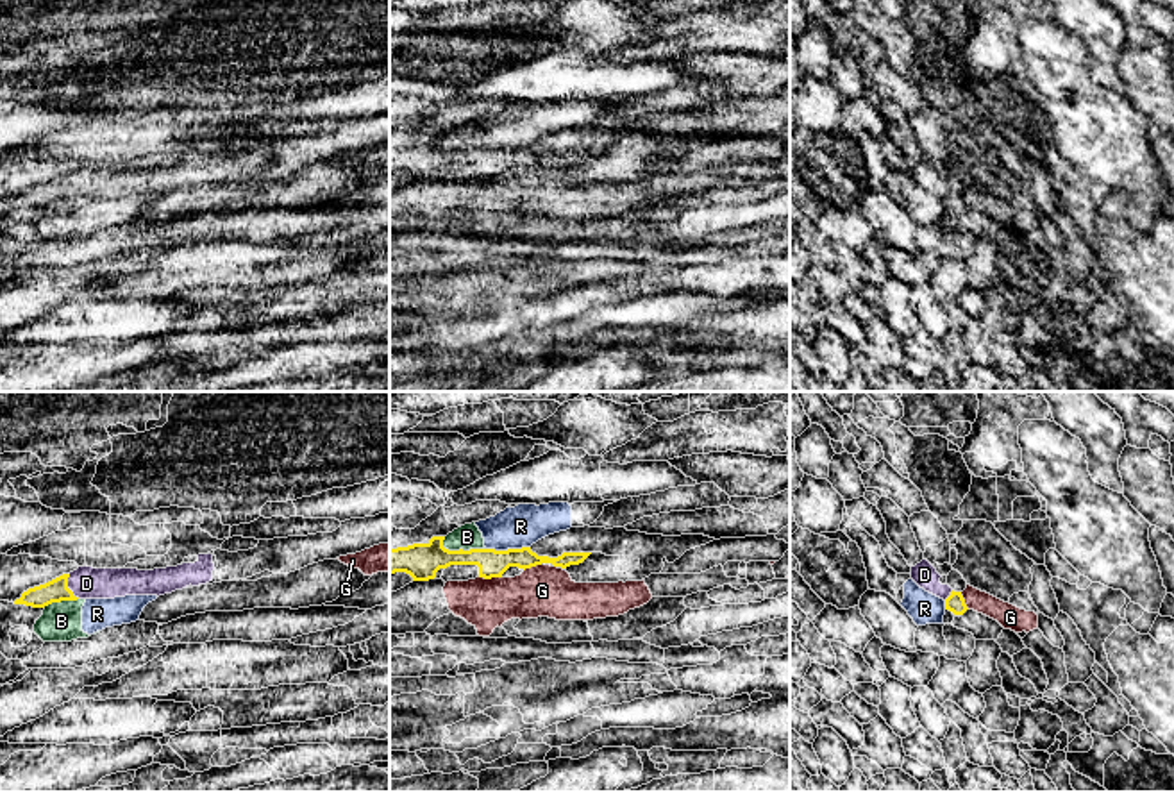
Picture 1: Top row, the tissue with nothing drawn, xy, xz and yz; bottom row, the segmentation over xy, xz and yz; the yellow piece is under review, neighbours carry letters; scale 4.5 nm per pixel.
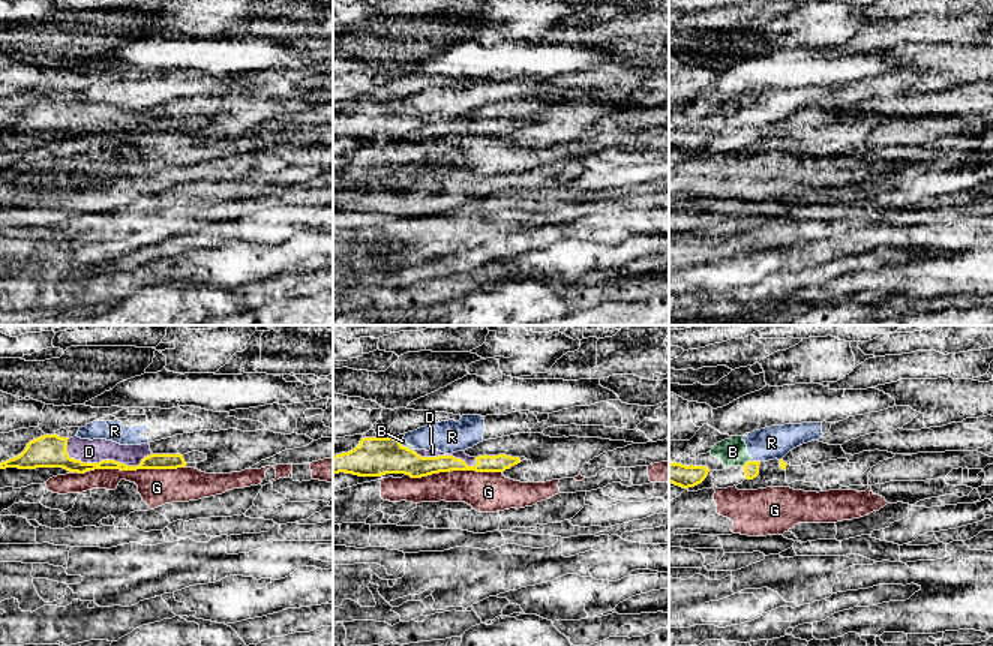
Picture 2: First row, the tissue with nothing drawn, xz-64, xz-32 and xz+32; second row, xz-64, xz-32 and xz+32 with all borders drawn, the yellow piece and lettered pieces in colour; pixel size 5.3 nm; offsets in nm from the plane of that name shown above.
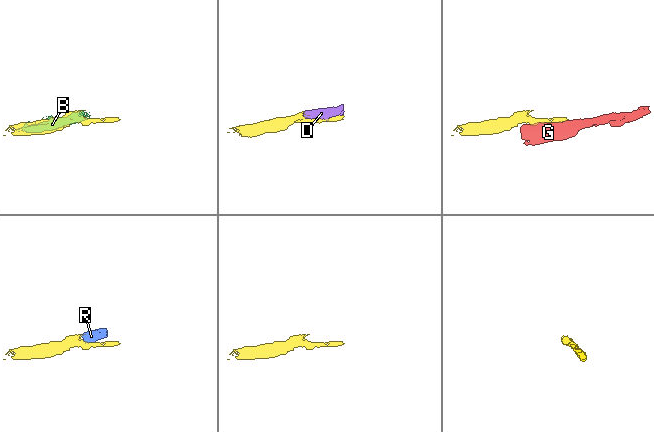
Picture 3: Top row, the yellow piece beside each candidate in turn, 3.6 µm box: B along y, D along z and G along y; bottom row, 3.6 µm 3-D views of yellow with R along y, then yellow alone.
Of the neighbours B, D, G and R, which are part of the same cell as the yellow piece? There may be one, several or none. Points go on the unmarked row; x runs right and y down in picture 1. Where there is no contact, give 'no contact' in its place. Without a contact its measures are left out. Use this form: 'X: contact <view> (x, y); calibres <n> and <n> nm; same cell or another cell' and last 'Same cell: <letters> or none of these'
B: contact xz (461, 149); calibres 160 and 120 nm; another cell
D: contact xy (67, 186); calibres 110 and 140 nm; same cell
G: contact xz (490, 177); calibres 130 and 240 nm; another cell
R: contact xz (508, 149); calibres 130 and 190 nm; another cell
Same cell: D

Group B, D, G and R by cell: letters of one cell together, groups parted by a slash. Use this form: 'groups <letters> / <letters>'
groups B R / D / G

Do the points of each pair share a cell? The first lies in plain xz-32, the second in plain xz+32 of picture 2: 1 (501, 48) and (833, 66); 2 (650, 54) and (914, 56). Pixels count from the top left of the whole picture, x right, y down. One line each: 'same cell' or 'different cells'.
1: same cell
2: same cell

